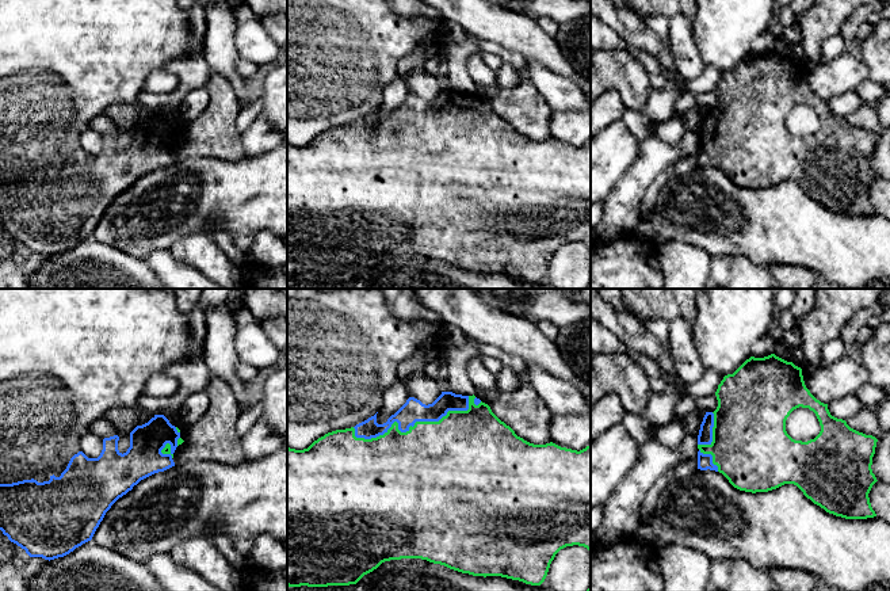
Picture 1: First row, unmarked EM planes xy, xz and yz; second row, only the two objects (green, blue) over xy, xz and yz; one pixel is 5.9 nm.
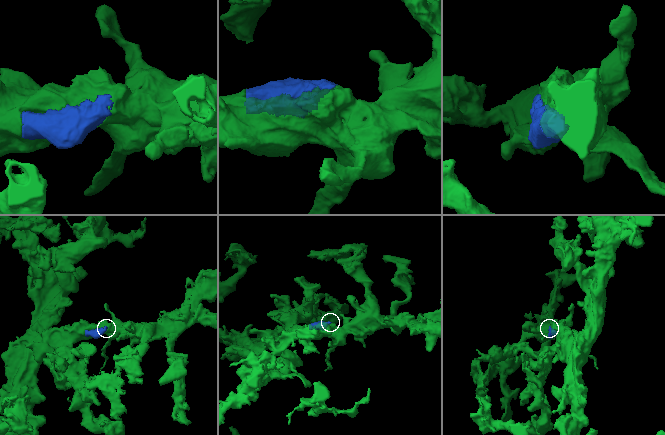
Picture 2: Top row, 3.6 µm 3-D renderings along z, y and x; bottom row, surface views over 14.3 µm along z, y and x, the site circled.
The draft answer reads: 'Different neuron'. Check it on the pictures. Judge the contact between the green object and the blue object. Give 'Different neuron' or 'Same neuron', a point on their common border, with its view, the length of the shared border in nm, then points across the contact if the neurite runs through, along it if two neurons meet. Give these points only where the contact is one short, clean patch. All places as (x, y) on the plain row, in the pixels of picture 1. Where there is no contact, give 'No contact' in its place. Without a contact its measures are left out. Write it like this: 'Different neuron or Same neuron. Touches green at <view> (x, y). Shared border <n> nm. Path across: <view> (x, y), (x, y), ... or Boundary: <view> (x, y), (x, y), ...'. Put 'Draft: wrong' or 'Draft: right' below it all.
Same neuron. Touches green at xz (415, 119). Shared border 750 nm
Draft: wrong

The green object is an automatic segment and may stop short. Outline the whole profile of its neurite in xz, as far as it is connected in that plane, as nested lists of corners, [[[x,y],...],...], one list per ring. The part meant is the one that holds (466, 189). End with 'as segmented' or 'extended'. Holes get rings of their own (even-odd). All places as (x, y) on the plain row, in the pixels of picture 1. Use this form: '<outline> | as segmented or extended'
[[[442,88],[432,100],[423,100],[415,94],[409,94],[406,99],[391,111],[386,119],[377,119],[377,110],[367,117],[345,126],[336,126],[325,130],[314,137],[308,145],[295,146],[287,144],[287,282],[289,283],[328,283],[328,282],[349,282],[356,281],[364,271],[377,266],[382,259],[401,255],[421,255],[433,260],[444,262],[450,266],[469,270],[473,272],[501,272],[512,277],[519,277],[531,282],[541,282],[549,268],[550,260],[555,251],[566,243],[584,243],[591,247],[591,141],[577,148],[561,144],[553,138],[546,141],[534,141],[517,133],[515,127],[501,118],[490,106],[490,103],[473,92],[455,91],[452,88]]] | extended

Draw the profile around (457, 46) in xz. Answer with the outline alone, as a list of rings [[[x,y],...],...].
[[[443,19],[439,28],[440,54],[448,62],[450,88],[462,92],[473,92],[474,84],[467,72],[467,60],[482,50],[465,28],[452,22]]]

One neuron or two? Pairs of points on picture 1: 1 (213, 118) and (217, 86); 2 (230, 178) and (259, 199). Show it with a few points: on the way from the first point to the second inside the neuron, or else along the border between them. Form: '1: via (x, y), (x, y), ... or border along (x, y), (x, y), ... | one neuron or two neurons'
1: via (217, 110), (217, 94) | one neuron
2: via (237, 185), (252, 197) | one neuron

